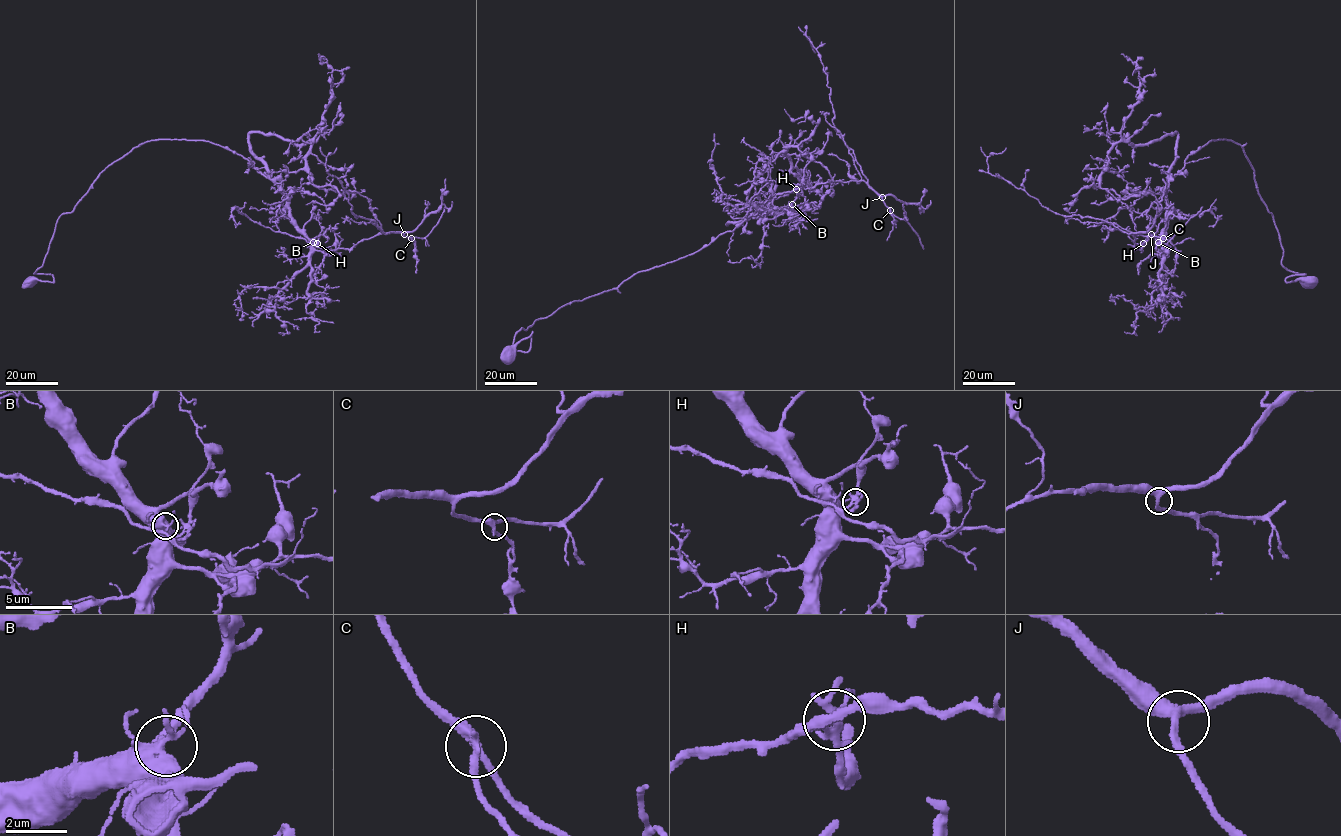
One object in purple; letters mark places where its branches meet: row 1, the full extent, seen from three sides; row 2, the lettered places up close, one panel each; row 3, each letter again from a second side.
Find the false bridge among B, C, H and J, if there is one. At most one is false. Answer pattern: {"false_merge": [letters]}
{"false_merge": ["H"]}

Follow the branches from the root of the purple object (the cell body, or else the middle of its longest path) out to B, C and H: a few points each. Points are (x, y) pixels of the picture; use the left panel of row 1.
B: (30, 278), (53, 282), (34, 273), (58, 218), (151, 140), (208, 141), (245, 157), (313, 242)
C: (30, 278), (53, 282), (34, 273), (58, 218), (151, 140), (208, 141), (245, 157), (317, 247), (411, 238)
H: (30, 278), (53, 282), (34, 273), (58, 218), (108, 167), (151, 140), (208, 141), (245, 157), (318, 243)

